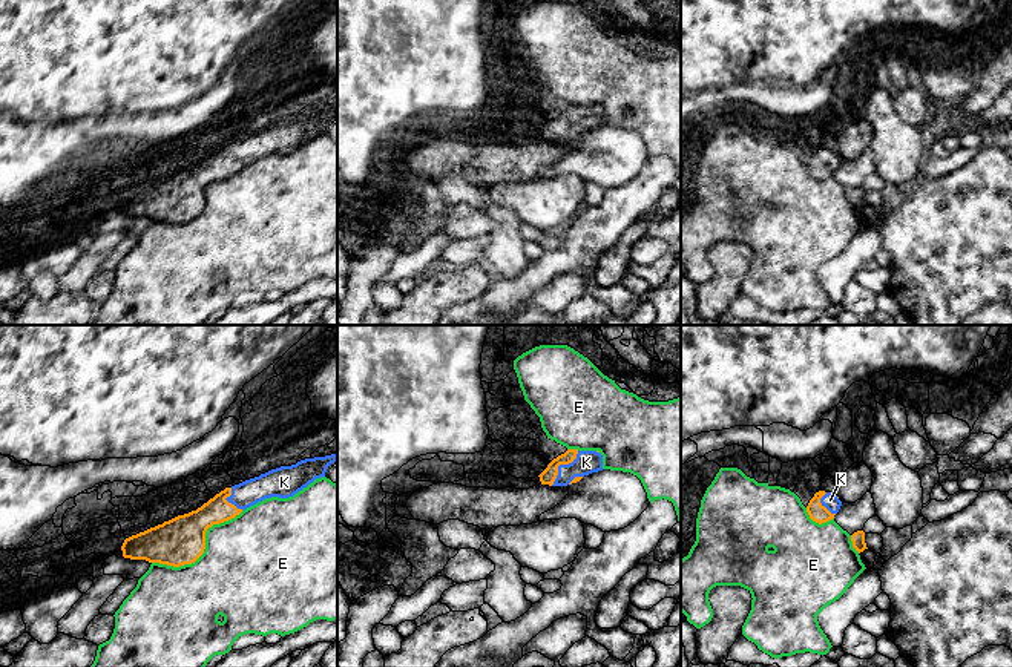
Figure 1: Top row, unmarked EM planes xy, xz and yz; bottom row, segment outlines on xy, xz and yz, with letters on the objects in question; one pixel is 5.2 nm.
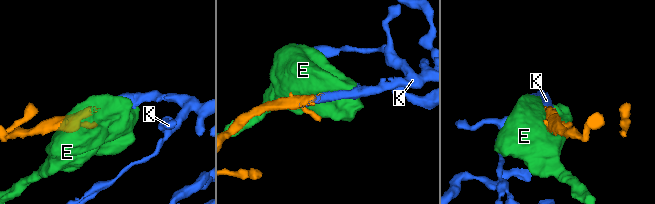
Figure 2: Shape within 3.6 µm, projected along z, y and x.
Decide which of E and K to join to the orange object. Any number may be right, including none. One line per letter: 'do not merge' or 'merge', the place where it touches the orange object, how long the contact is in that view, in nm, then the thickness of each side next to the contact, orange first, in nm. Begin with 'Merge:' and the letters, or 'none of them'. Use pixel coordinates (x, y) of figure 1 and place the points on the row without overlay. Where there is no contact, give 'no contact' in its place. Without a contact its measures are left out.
Merge: K
E: do not merge | xy (204, 204) | 550 nm | 260/500 nm
K: merge | xz (560, 120) | 240 nm | 80/120 nm

